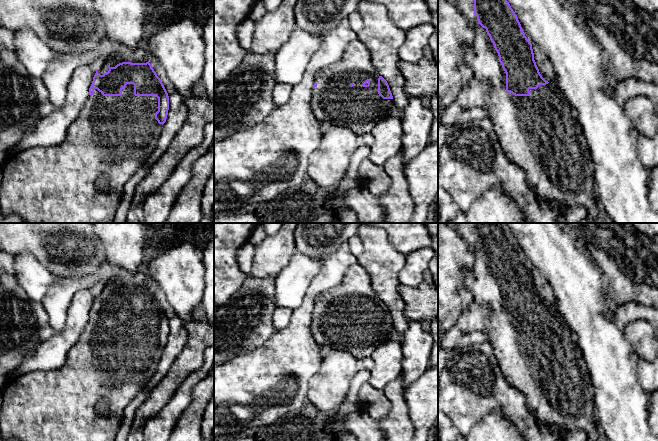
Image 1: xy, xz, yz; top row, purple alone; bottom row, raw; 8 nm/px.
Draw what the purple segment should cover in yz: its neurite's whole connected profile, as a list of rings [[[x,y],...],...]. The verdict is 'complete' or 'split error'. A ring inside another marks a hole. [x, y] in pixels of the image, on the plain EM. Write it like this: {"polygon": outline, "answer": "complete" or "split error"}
{"polygon": [[[447,223],[450,225],[459,237],[463,238],[467,243],[470,251],[474,255],[474,265],[472,270],[462,269],[465,277],[466,285],[473,295],[474,302],[480,305],[486,305],[491,308],[492,314],[485,323],[484,333],[488,336],[489,342],[494,349],[494,356],[498,362],[504,377],[510,385],[521,391],[526,398],[529,410],[534,414],[537,423],[544,424],[545,426],[556,426],[560,432],[582,430],[586,433],[586,441],[607,441],[602,434],[601,428],[596,419],[595,410],[595,392],[592,385],[590,373],[584,357],[582,355],[579,345],[574,341],[572,331],[562,321],[560,316],[548,305],[546,305],[539,296],[539,293],[534,284],[534,277],[532,268],[525,260],[517,239],[511,232],[507,223]]], "answer": "split error"}

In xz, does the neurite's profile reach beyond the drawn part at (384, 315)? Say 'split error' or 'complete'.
split error

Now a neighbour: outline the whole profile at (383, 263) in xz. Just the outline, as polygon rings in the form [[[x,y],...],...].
[[[362,225],[357,232],[363,243],[363,252],[357,256],[357,263],[361,265],[370,276],[371,285],[388,307],[393,320],[393,329],[403,335],[408,329],[408,320],[403,314],[405,302],[399,294],[399,273],[405,265],[405,255],[397,251],[390,242],[387,232],[381,228]]]

